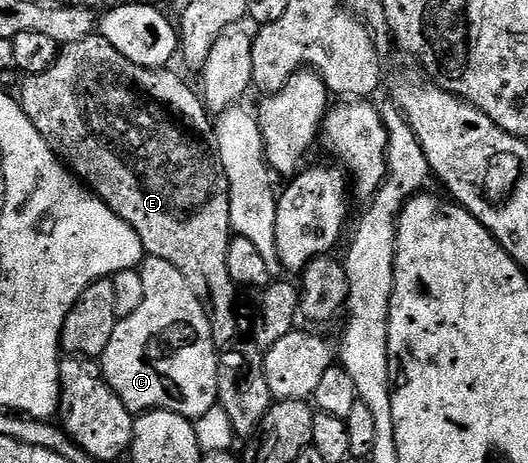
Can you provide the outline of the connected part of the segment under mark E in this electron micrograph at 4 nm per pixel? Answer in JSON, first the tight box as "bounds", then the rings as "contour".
{"bounds":[17,33,273,437],"contour":[[[96,33],[85,37],[85,41],[73,41],[66,44],[60,50],[57,61],[45,73],[26,76],[22,80],[22,83],[24,82],[23,88],[21,88],[22,83],[18,88],[17,98],[23,112],[29,117],[29,121],[33,121],[37,133],[41,133],[43,140],[51,146],[55,157],[62,159],[64,164],[84,184],[90,186],[98,199],[105,201],[105,205],[109,205],[109,209],[113,209],[113,213],[117,213],[117,217],[121,217],[121,221],[125,221],[131,226],[133,233],[137,233],[137,237],[141,237],[144,252],[150,258],[169,261],[169,265],[174,265],[181,273],[181,277],[185,277],[185,281],[189,281],[189,289],[193,289],[193,293],[197,293],[201,305],[207,310],[209,329],[213,333],[215,350],[219,353],[219,372],[217,373],[218,406],[223,407],[225,413],[229,415],[229,421],[236,436],[248,435],[247,437],[251,437],[258,432],[260,425],[263,423],[263,418],[269,413],[273,400],[269,389],[269,381],[265,377],[265,369],[263,368],[264,352],[251,341],[235,343],[239,339],[239,319],[235,316],[234,311],[237,288],[229,277],[229,245],[233,238],[231,222],[229,221],[229,181],[225,177],[225,169],[221,165],[216,148],[212,146],[208,139],[213,131],[213,119],[201,98],[200,92],[196,88],[194,91],[177,72],[171,70],[133,65],[133,61],[129,61],[129,57],[117,53],[117,49],[113,49],[113,45],[109,45],[107,39]]]}

